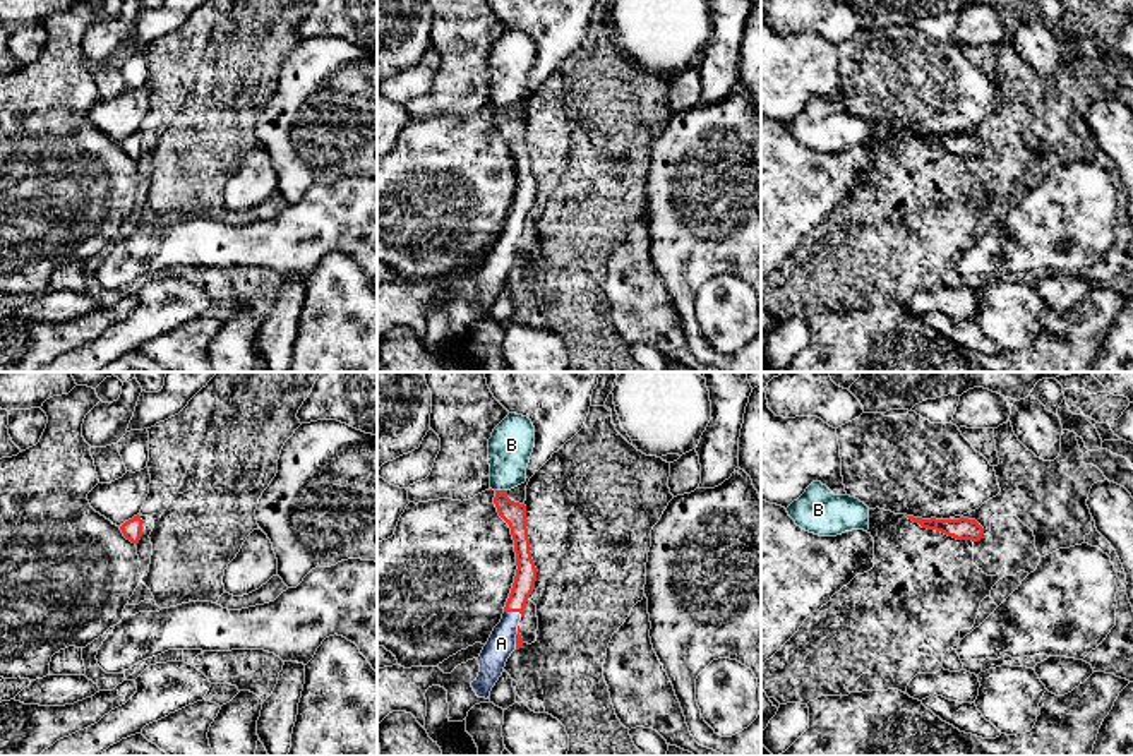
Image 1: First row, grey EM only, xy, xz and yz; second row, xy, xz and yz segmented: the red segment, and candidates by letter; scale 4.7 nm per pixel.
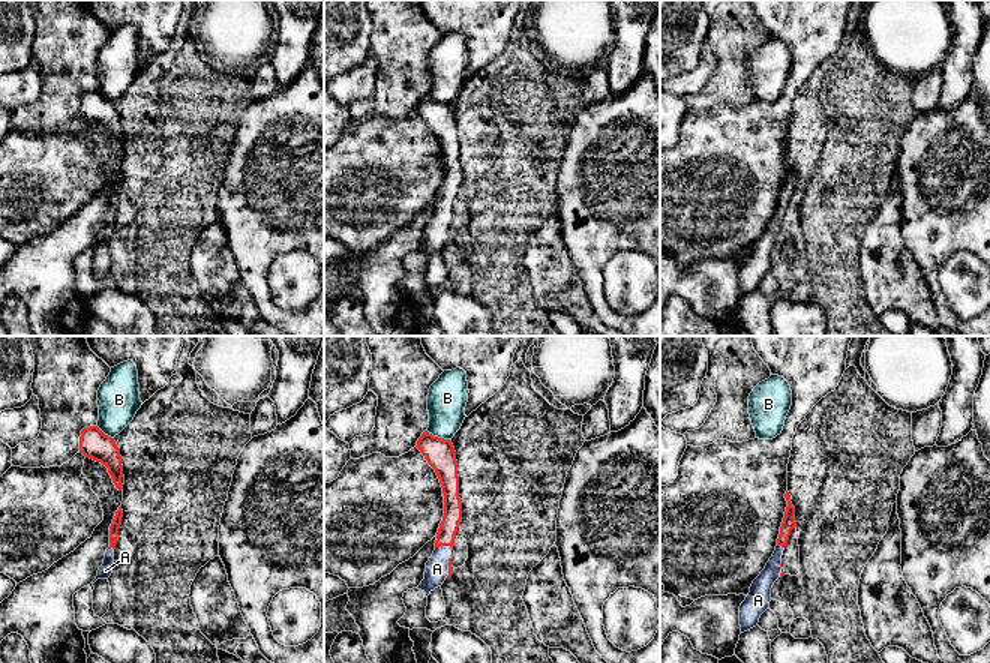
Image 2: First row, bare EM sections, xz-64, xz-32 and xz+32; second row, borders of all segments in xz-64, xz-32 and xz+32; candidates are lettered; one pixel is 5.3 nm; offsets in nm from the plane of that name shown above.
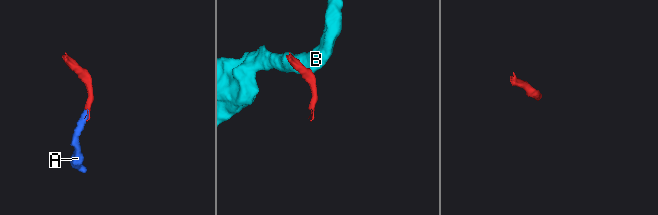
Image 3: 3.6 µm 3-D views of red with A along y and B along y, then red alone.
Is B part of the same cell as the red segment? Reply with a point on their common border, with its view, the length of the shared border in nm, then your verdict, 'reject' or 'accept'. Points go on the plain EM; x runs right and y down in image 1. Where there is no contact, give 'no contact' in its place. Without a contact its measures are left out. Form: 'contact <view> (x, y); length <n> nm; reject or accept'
contact xz (501, 107); length 60 nm; reject

